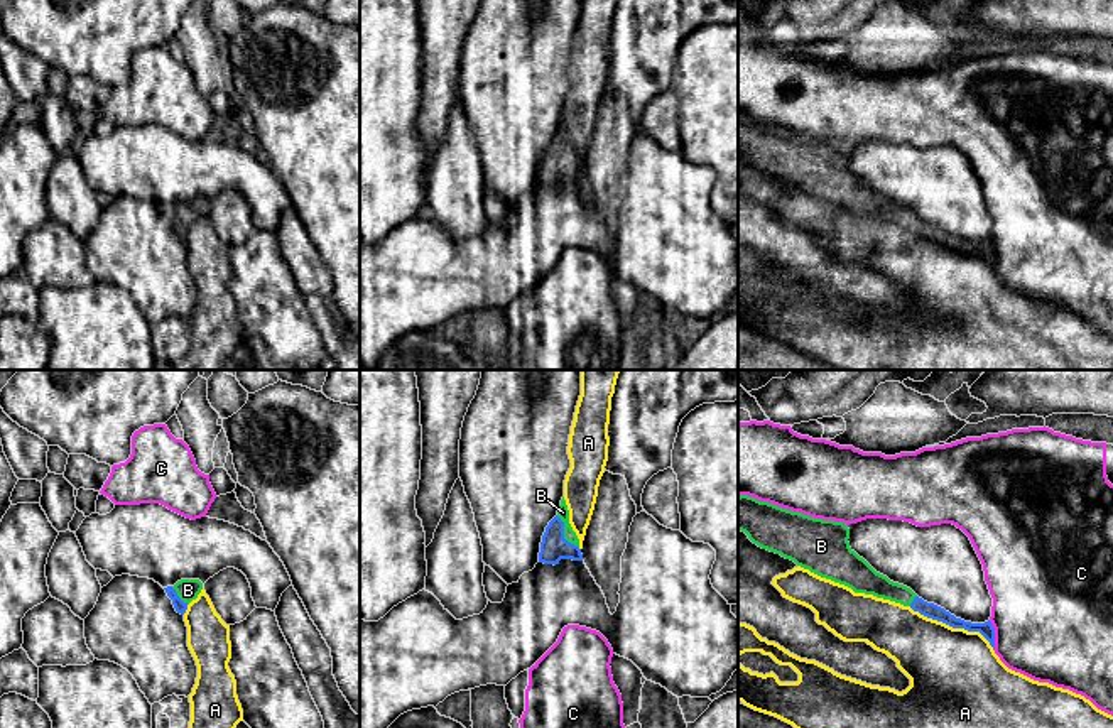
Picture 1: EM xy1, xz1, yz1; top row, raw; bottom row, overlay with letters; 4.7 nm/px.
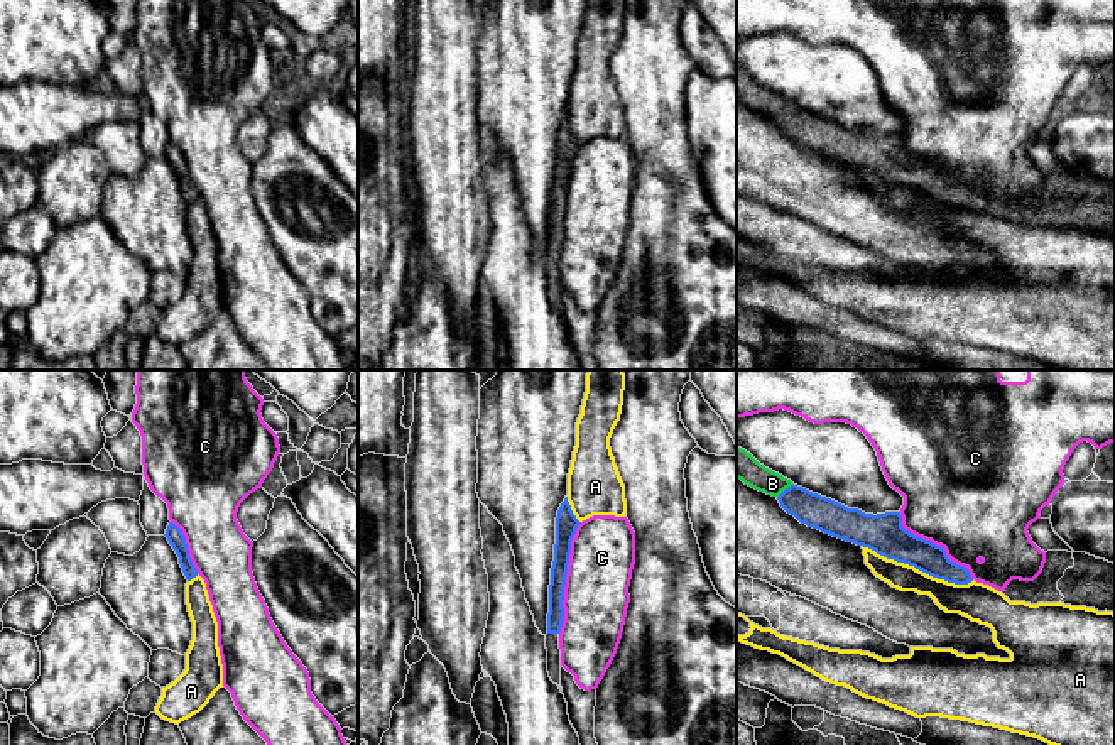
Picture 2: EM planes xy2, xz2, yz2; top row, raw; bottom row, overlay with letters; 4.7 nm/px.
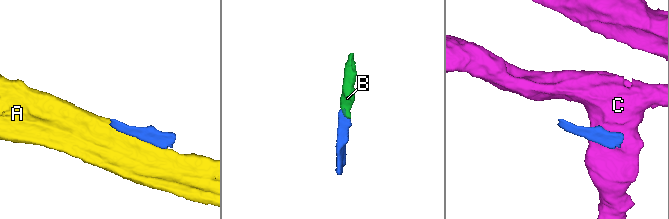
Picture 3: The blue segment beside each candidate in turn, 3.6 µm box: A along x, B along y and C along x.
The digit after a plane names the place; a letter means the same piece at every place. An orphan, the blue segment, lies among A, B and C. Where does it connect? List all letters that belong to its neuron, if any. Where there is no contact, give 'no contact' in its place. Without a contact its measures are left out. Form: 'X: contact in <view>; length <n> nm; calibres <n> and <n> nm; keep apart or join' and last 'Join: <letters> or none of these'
A: contact in yz2; length 550 nm; calibres 190 and 140 nm; keep apart
B: contact in xz1; length 190 nm; calibres 130 and 60 nm; join
C: contact in xz2; length 550 nm; calibres 100 and 300 nm; keep apart
Join: B

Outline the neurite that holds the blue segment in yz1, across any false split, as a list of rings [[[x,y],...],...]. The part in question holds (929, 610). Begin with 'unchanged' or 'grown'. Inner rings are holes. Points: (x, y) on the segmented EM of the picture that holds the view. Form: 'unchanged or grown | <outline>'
grown | [[[748,495],[738,497],[738,530],[762,549],[780,554],[811,573],[851,588],[855,593],[873,595],[953,628],[980,632],[995,649],[991,622],[971,623],[956,618],[944,608],[919,598],[910,588],[877,573],[850,547],[850,529],[843,522],[823,520],[760,502]]]

